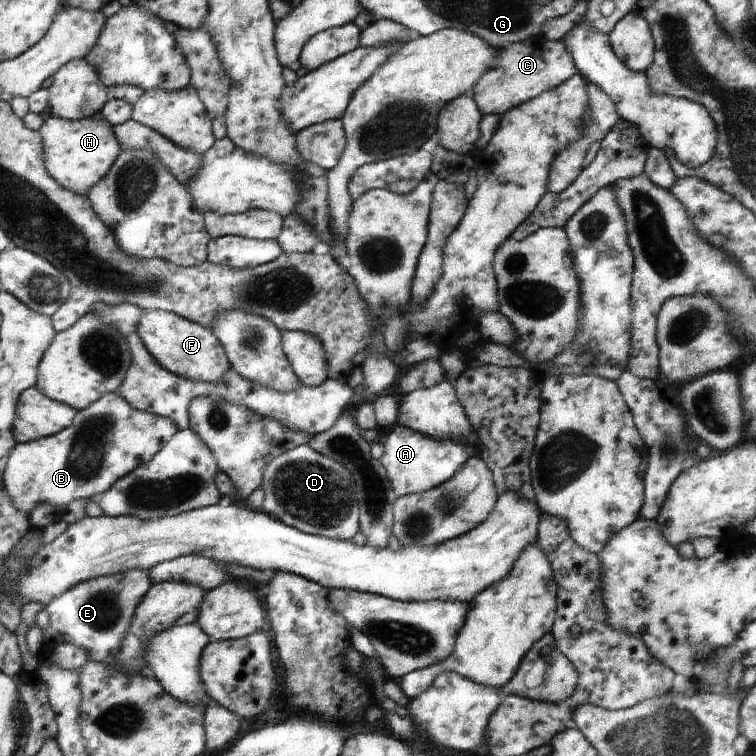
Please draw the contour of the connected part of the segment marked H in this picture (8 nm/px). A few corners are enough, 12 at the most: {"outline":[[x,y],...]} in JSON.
{"outline":[[46,118],[47,171],[79,195],[122,145],[106,119]]}

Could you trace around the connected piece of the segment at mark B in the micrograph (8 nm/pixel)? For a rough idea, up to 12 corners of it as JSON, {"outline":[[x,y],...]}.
{"outline":[[117,392],[12,452],[30,516],[92,499],[178,432]]}

